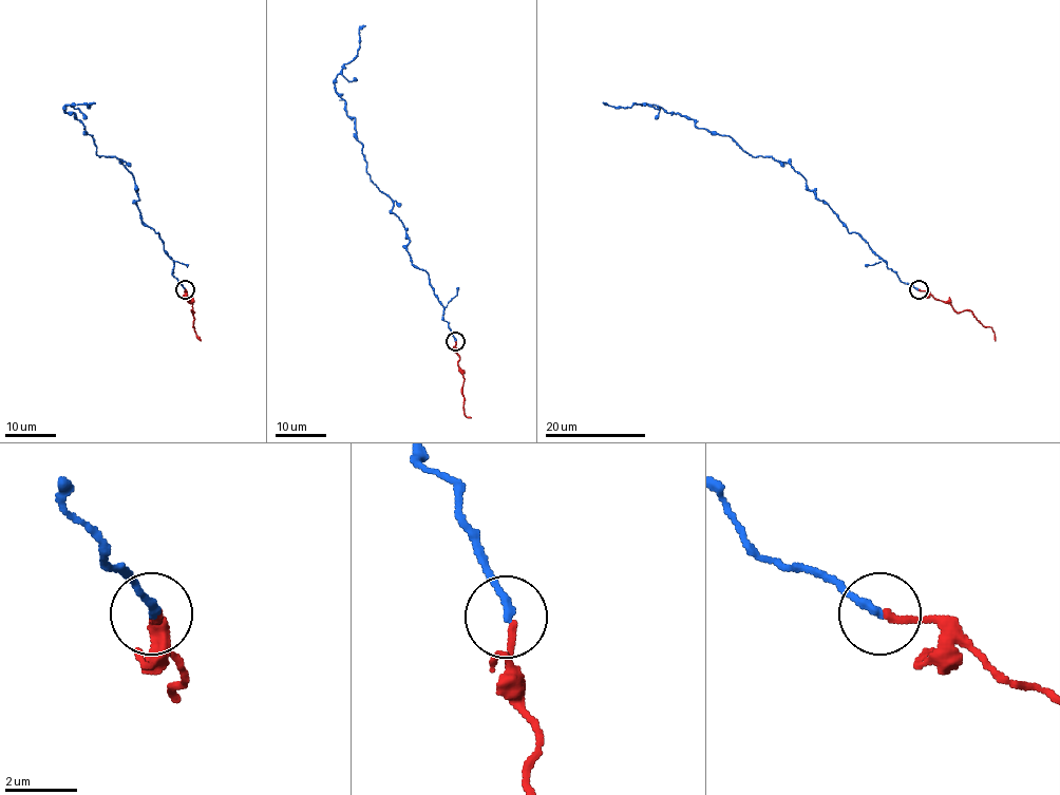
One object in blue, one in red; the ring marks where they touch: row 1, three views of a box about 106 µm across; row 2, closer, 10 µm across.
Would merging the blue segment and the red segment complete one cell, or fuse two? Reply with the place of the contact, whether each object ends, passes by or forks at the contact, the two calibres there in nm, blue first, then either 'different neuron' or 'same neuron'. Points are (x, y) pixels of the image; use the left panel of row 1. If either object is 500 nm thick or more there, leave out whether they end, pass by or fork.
(185, 289) | blue ends | red ends | 240/190 nm | same neuron

